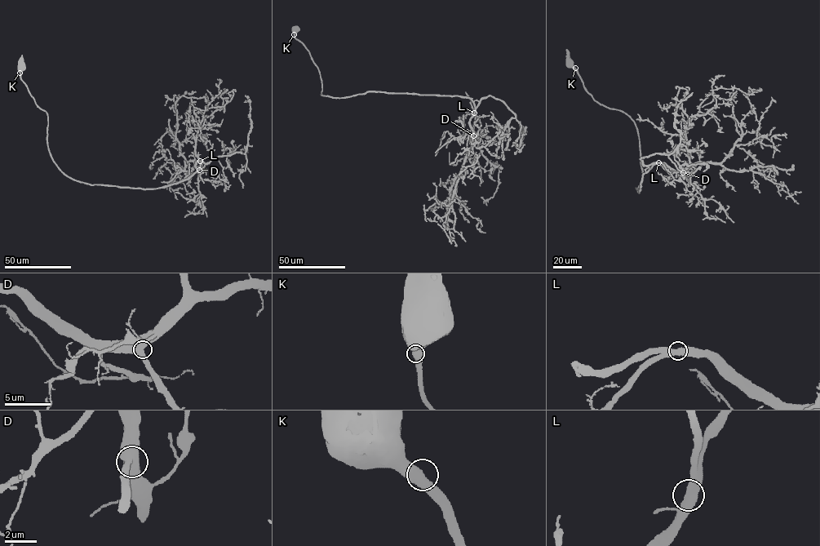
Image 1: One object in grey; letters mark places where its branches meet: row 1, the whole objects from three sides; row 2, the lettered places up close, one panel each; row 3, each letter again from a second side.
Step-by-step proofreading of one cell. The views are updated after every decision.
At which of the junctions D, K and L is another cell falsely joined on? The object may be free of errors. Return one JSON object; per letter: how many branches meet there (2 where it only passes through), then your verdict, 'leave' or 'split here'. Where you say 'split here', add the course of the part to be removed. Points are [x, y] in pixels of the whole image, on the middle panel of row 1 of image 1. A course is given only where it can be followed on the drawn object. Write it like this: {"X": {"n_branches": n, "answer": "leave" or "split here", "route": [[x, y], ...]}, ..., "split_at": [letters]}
{"D": {"n_branches": 2, "answer": "leave"}, "K": {"n_branches": 2, "answer": "leave"}, "L": {"n_branches": 2, "answer": "leave"}, "split_at": []}

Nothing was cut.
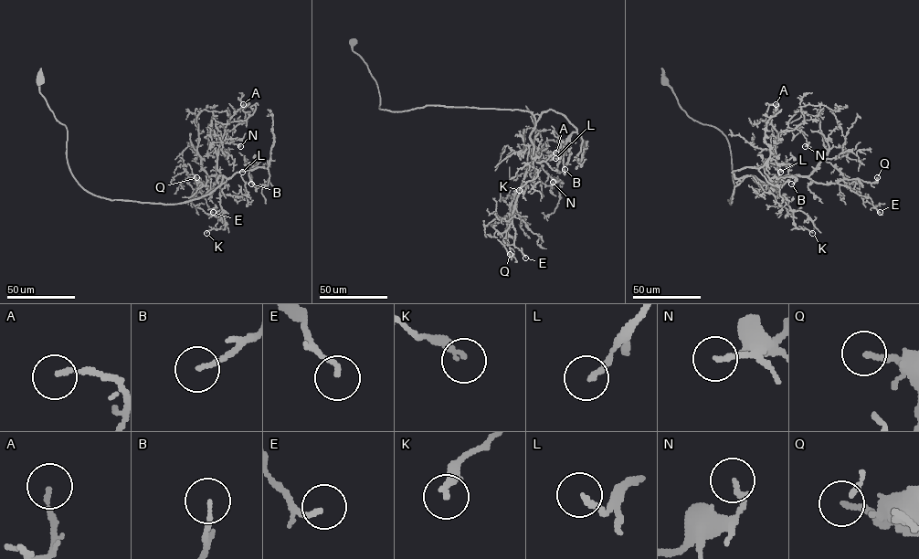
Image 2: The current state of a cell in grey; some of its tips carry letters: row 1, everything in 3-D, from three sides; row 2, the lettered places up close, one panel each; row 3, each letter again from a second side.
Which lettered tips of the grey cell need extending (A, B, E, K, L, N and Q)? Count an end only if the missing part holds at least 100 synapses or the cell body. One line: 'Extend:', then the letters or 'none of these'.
Extend: none of these

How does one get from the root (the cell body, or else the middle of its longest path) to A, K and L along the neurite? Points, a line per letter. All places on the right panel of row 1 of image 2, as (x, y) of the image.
A: (664, 81), (690, 117), (726, 137), (731, 204), (734, 188), (745, 177), (771, 184), (778, 177), (776, 104)
K: (664, 81), (690, 117), (726, 137), (729, 202), (734, 188), (754, 175), (773, 185), (796, 226), (812, 233)
L: (664, 81), (690, 117), (726, 137), (731, 204), (744, 177), (735, 178), (734, 171), (774, 163), (780, 172)

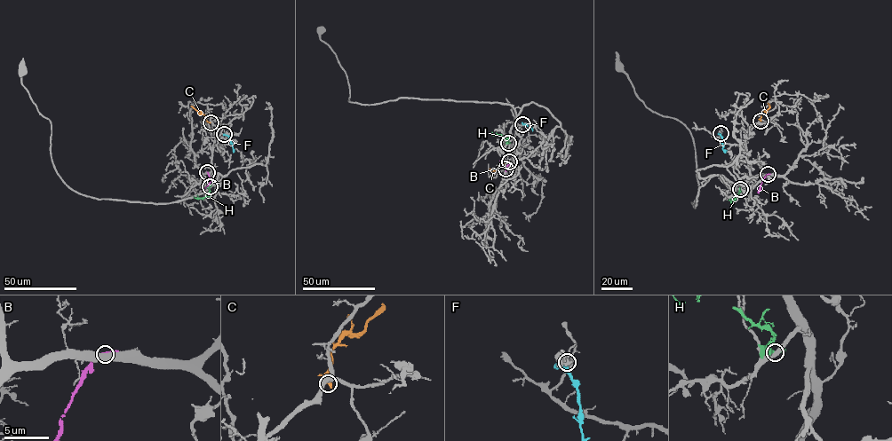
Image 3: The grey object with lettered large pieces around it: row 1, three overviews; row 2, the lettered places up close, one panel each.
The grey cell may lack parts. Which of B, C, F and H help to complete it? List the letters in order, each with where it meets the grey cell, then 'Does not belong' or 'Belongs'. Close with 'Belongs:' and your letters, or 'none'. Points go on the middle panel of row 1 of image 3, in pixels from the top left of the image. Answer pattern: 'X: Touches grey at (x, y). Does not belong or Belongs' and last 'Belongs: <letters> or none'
B: Touches grey at (505, 169). Does not belong
C: Touches grey at (509, 161). Belongs
F: Touches grey at (522, 124). Does not belong
H: Touches grey at (508, 143). Does not belong
Belongs: C

